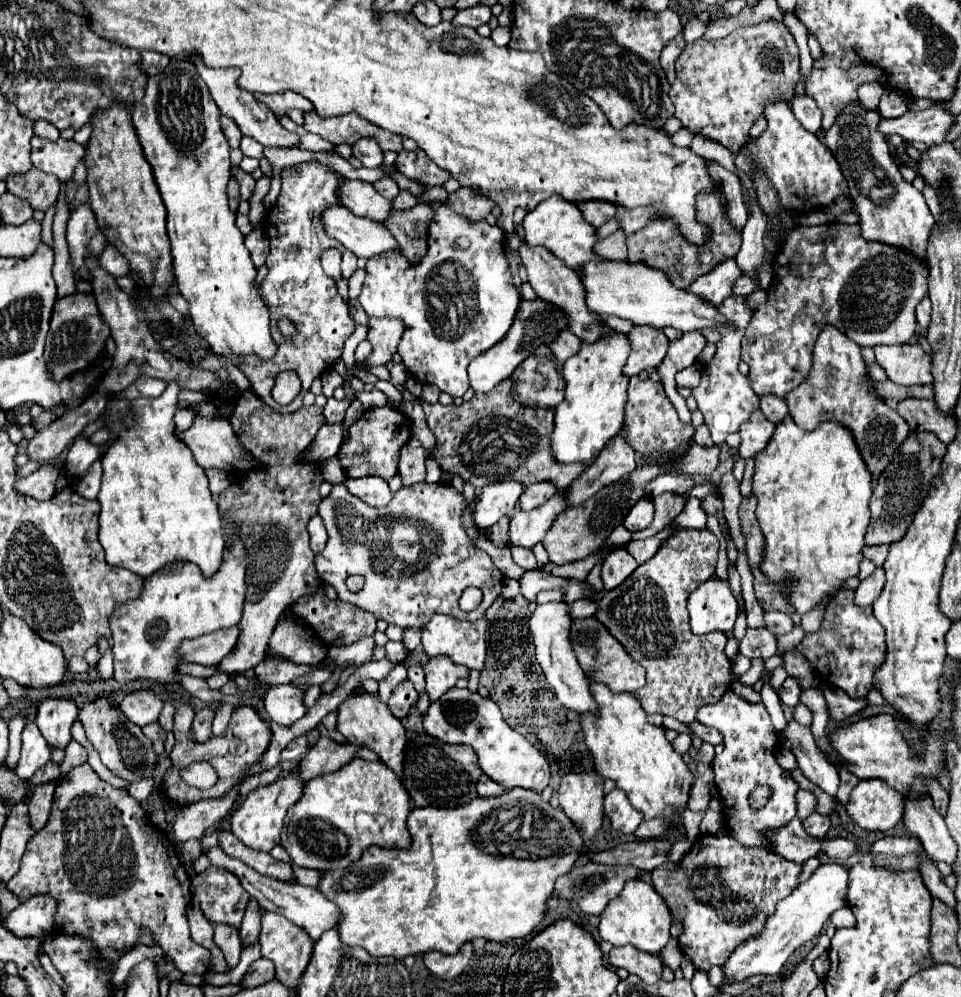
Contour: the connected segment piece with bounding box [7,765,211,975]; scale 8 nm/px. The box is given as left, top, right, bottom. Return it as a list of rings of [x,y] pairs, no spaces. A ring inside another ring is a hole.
[[[89,765],[75,767],[57,785],[47,827],[31,837],[21,859],[19,873],[7,883],[7,889],[13,891],[19,901],[25,901],[37,893],[49,893],[57,901],[53,931],[89,939],[97,949],[101,961],[99,969],[111,971],[117,965],[119,957],[135,947],[141,929],[147,929],[153,941],[163,949],[165,957],[173,961],[175,969],[179,969],[181,973],[203,975],[211,965],[211,955],[209,949],[197,945],[189,933],[185,913],[191,901],[189,887],[191,879],[179,861],[177,849],[169,843],[167,835],[161,829],[157,839],[157,829],[149,821],[143,805],[129,797],[125,789],[117,789],[99,779],[99,775]]]

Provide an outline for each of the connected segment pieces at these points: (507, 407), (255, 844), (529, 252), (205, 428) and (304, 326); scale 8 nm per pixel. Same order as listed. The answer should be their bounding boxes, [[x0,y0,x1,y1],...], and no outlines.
[[421,379,583,491],[231,773,303,853],[521,245,611,343],[175,417,257,473],[241,161,357,413]]

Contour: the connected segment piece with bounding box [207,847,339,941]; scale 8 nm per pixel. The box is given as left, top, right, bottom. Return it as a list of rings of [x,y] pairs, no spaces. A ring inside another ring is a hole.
[[[213,847],[207,851],[209,859],[211,859],[211,865],[217,865],[217,867],[225,867],[229,871],[233,871],[241,885],[245,887],[245,891],[259,901],[261,909],[265,911],[275,911],[275,913],[281,913],[283,917],[287,917],[289,921],[293,921],[295,925],[299,925],[301,929],[305,929],[305,933],[317,941],[321,937],[323,931],[327,929],[333,929],[337,927],[337,921],[339,921],[339,909],[337,905],[333,905],[333,901],[329,901],[323,893],[319,893],[315,887],[303,887],[303,885],[297,885],[297,883],[289,883],[289,881],[277,881],[275,877],[265,877],[253,869],[249,869],[243,861],[237,861],[229,855],[225,855],[219,847]]]

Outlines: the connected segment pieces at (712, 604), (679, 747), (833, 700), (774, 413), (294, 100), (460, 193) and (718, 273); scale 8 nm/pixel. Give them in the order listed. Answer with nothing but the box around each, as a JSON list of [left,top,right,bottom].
[[689,577,737,635],[671,733,692,755],[823,685,867,721],[761,395,789,425],[255,91,313,113],[445,187,493,221],[687,259,741,307]]

